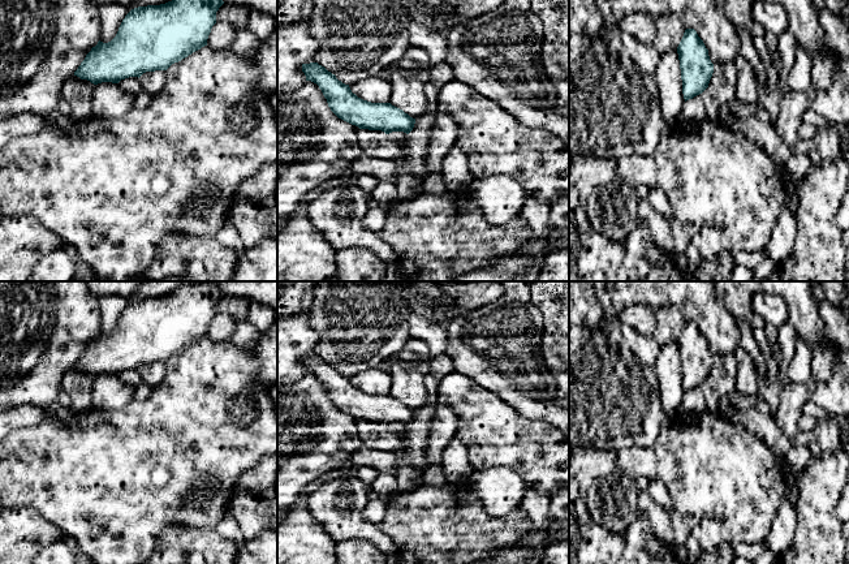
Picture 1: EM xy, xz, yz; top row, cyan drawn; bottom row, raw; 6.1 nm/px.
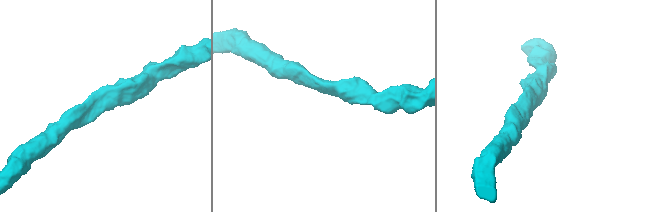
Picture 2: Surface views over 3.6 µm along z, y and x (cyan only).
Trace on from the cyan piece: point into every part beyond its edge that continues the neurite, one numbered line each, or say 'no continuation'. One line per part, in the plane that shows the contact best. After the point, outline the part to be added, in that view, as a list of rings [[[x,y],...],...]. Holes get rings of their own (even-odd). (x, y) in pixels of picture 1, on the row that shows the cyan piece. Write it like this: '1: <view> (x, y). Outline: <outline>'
no continuation

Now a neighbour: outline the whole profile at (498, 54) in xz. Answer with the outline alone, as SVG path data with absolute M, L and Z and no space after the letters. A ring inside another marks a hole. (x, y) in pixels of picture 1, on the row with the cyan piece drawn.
M504 0L494 10L445 31L448 40L445 63L453 69L453 79L470 86L480 95L496 102L520 122L548 130L569 146L569 116L557 112L555 104L540 106L539 99L556 99L556 89L547 77L542 63L544 29L531 9L531 0Z

